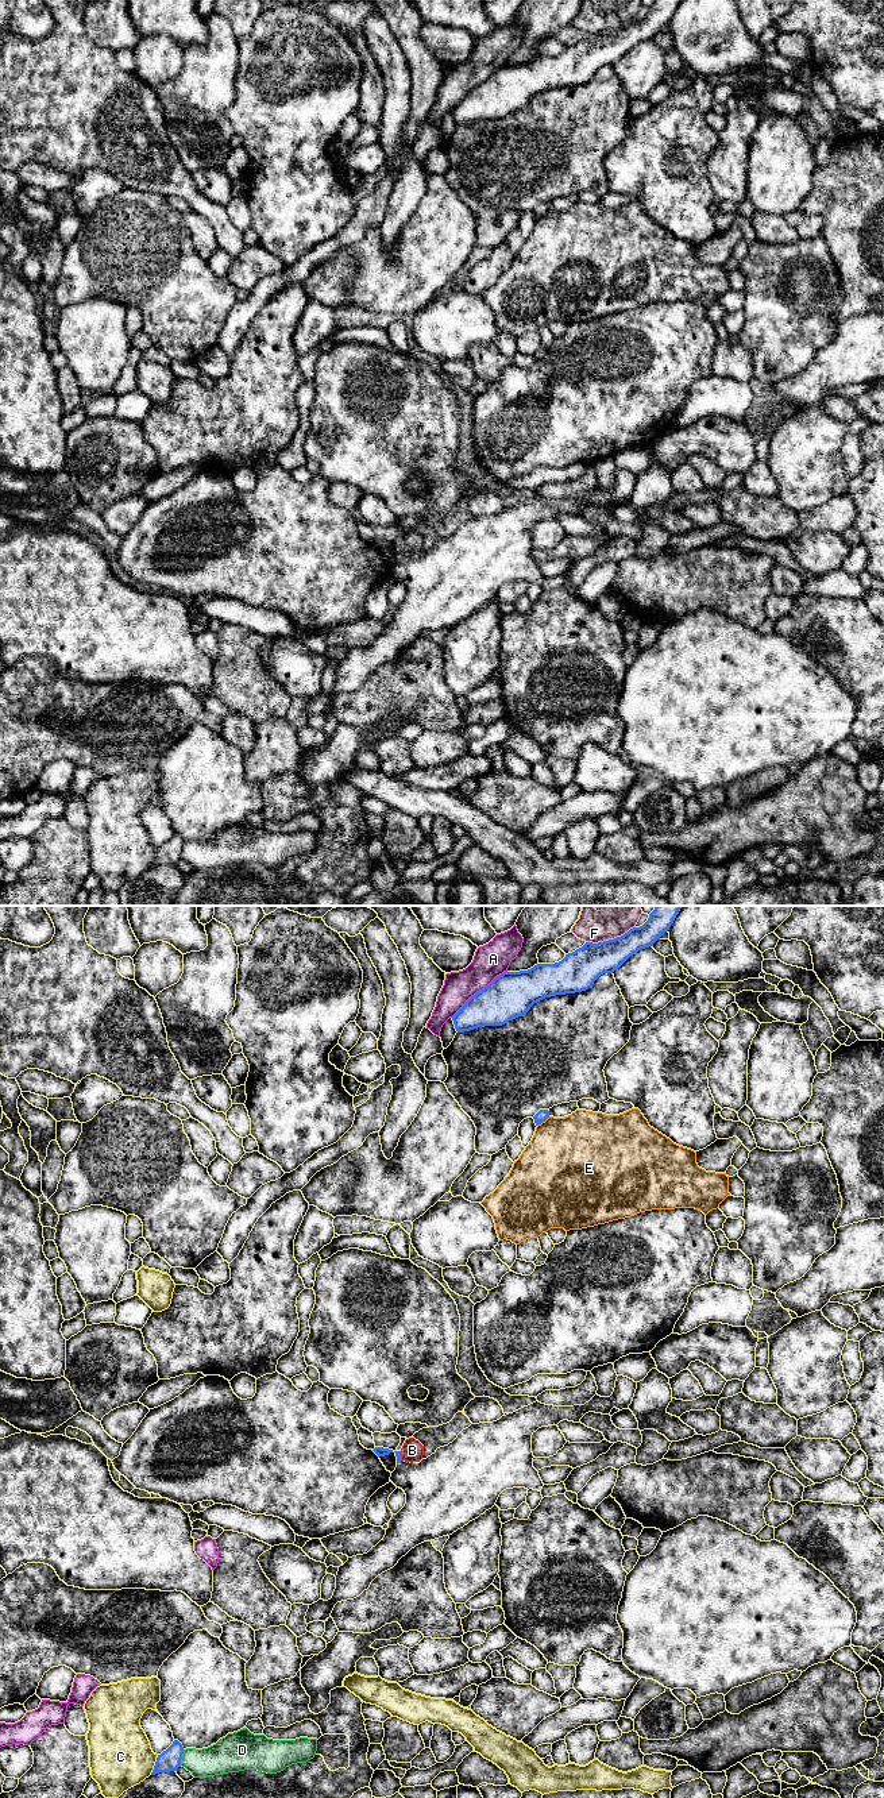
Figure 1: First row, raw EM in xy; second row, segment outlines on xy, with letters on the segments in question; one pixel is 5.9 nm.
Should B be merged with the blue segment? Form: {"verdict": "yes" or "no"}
{"verdict": "no"}

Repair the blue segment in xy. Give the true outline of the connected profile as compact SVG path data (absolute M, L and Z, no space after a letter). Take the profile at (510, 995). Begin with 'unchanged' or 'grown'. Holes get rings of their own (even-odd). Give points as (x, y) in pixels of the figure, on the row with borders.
unchanged | M656 906L642 926L633 927L621 937L598 944L586 942L555 964L503 972L452 1016L456 1031L502 1026L522 1016L545 998L591 988L601 975L613 973L630 956L653 946L669 930L682 907Z

